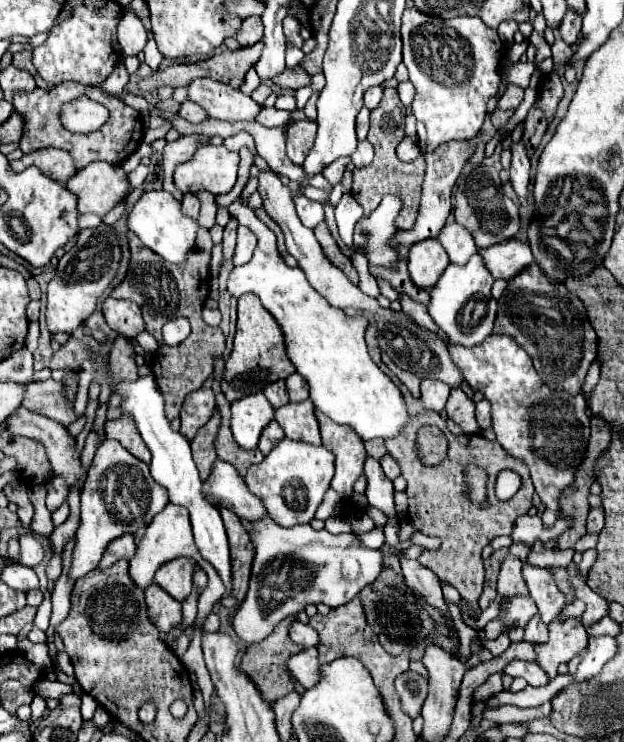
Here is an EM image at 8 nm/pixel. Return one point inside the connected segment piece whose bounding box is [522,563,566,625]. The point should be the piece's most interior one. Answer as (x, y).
(540, 583)

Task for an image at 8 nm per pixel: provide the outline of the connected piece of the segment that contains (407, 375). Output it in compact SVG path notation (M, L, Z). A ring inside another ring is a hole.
M382 353L382 361L384 361L384 363L398 375L398 379L400 379L400 381L408 387L408 391L418 399L418 397L420 397L420 389L418 389L418 387L420 387L420 379L418 379L414 373L410 373L410 371L398 369L398 367L394 365L394 361L390 361L390 357L388 357L386 353Z

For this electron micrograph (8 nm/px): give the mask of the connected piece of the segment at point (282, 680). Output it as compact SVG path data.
M294 617L284 619L284 621L272 631L272 635L268 635L260 645L252 645L250 649L246 649L246 653L244 653L244 657L242 657L240 665L238 665L240 673L246 673L246 677L250 677L250 679L254 681L254 685L256 685L258 691L262 693L264 701L268 701L270 705L274 705L280 697L284 697L284 695L288 695L288 693L294 691L292 679L290 679L288 673L286 673L286 661L288 661L290 655L302 651L303 647L296 647L294 641L290 641L290 637L288 637L290 621L294 621Z

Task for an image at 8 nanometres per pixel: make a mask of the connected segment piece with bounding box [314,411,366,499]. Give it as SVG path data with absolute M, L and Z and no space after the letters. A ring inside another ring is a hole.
M318 411L314 413L318 417L322 445L336 455L336 473L332 477L330 487L340 497L346 499L352 495L356 479L364 473L364 461L366 461L364 443L358 437L358 433L354 433L354 429L350 429L348 425L338 425L322 413Z

